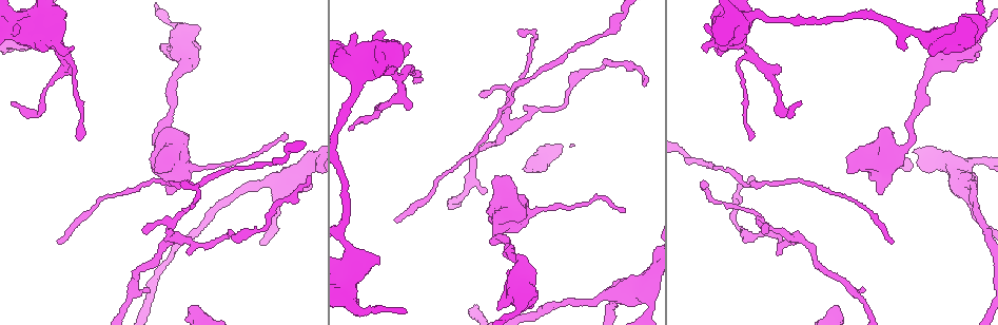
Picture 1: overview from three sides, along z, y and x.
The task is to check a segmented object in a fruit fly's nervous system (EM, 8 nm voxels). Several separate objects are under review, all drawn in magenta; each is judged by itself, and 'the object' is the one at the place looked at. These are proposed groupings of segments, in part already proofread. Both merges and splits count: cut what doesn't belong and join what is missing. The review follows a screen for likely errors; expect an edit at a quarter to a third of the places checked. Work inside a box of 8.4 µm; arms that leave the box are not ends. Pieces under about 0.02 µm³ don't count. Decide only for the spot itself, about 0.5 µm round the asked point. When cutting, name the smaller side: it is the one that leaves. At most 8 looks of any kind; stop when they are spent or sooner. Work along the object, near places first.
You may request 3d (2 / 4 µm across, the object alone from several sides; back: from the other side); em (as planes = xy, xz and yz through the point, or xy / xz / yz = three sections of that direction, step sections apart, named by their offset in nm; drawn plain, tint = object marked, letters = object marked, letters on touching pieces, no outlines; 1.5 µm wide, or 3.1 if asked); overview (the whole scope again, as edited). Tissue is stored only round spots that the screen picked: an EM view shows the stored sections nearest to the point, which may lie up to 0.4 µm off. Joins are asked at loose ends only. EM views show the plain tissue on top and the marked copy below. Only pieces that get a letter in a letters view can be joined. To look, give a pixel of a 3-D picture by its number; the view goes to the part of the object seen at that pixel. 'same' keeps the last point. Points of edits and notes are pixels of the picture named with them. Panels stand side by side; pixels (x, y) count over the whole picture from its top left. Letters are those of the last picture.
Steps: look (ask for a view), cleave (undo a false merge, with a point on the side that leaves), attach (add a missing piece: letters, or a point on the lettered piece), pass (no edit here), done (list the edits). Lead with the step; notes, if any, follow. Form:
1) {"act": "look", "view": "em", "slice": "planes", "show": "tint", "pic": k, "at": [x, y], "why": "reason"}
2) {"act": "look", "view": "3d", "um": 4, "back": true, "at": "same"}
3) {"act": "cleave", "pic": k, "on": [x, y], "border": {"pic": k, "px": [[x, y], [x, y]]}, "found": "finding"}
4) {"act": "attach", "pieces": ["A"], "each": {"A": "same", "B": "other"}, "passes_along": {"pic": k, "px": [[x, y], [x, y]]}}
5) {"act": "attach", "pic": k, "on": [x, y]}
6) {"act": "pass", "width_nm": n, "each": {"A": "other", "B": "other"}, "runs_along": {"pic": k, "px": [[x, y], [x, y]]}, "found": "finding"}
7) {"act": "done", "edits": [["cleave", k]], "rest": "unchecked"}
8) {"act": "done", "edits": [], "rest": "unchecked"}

{"act": "look", "view": "em", "slice": "xy", "step": 4, "show": "letters", "pic": 1, "at": [494, 176], "why": "an open end"}

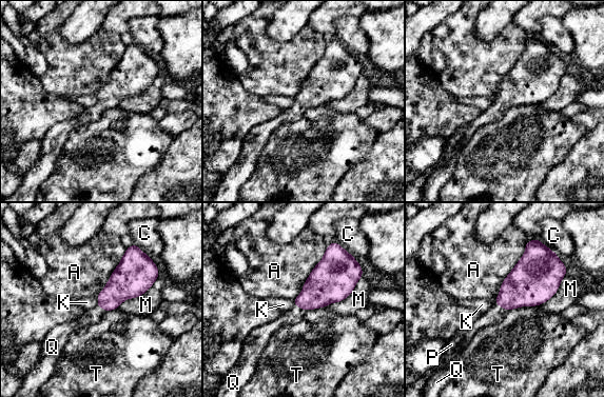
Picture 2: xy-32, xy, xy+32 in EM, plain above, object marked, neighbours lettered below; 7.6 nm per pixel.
{"act": "look", "view": "em", "slice": "planes", "show": "letters", "at": "same"}

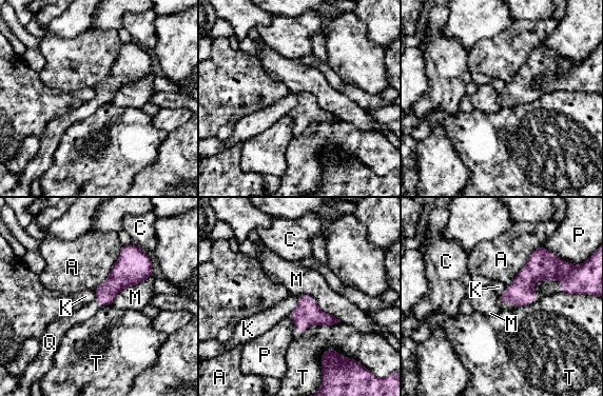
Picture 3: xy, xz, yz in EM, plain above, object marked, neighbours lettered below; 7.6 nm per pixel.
{"act": "attach", "pic": 3, "on": [503, 305], "longest_contact_nm": ["A", 440], "each": {"A": "other", "C": "other", "K": "other", "M": "other", "P": "other", "Q": "same", "T": "other"}, "found": "it goes on there"}

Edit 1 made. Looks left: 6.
{"act": "look", "view": "3d", "um": 4, "pic": 1, "at": [380, 38], "why": "branch stops here"}

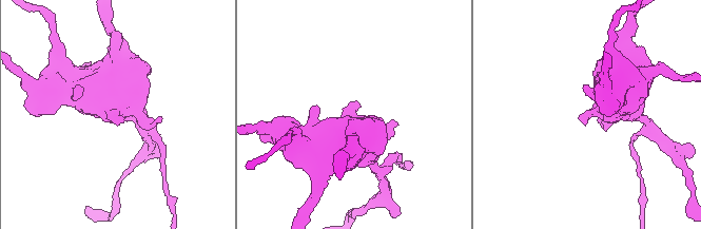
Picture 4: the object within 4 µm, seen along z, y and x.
{"act": "look", "view": "em", "slice": "xy", "step": 4, "show": "tint", "pic": 4, "at": [357, 108]}

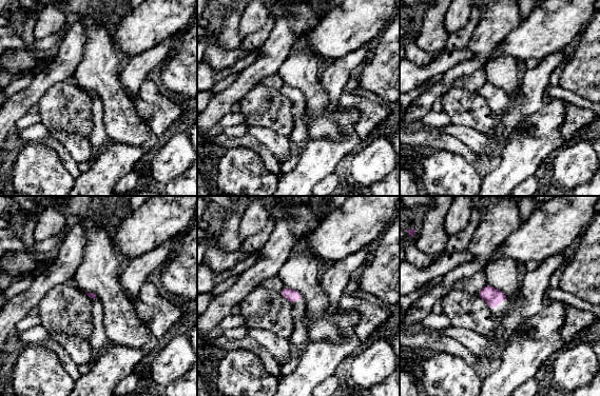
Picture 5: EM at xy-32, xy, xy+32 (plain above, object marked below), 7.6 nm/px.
{"act": "look", "view": "em", "slice": "planes", "show": "letters", "at": "same"}

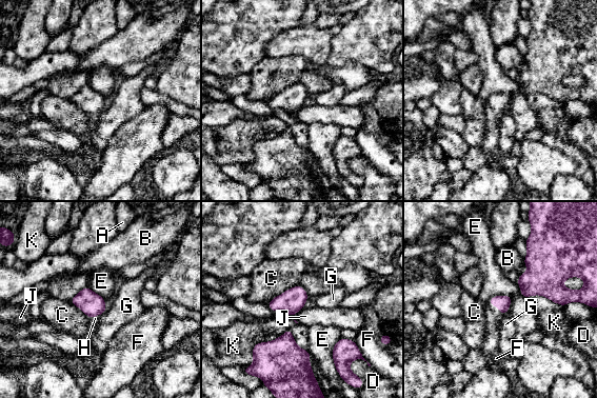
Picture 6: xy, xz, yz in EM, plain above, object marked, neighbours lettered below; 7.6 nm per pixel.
{"act": "attach", "pic": 6, "on": [493, 315], "longest_contact_nm": ["K", 360], "each": {"A": "other", "B": "other", "C": "other", "D": "other", "E": "other", "F": "other", "G": "other", "H": "same", "J": "other", "K": "other"}, "found": "the neuron continues"}

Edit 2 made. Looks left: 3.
{"act": "look", "view": "overview", "why": "redraw"}

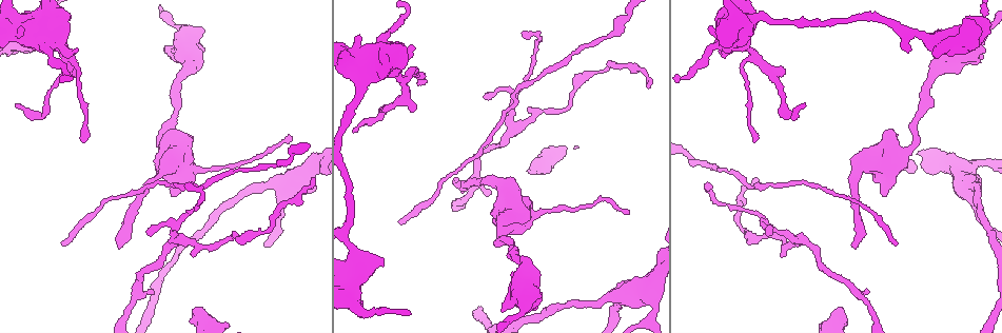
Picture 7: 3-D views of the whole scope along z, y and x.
{"act": "look", "view": "em", "slice": "xy", "step": 8, "show": "letters", "pic": 7, "at": [707, 181], "why": "tapers out"}

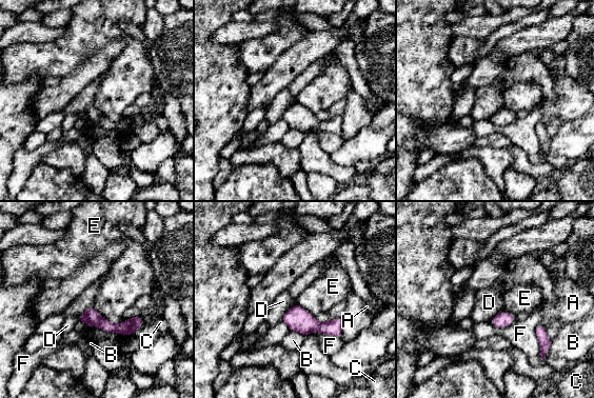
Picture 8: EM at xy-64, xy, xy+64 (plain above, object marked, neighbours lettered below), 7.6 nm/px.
{"act": "pass", "each": {"A": "other", "B": "other", "C": "other", "D": "other", "E": "other", "F": "other"}, "runs_along": {"pic": 8, "px": [[82, 317], [110, 327], [140, 322]]}, "found": "no lettered piece goes on from it"}

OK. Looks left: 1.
{"act": "done", "edits": [["attach", 3], ["attach", 6]], "rest": "unchecked"}

